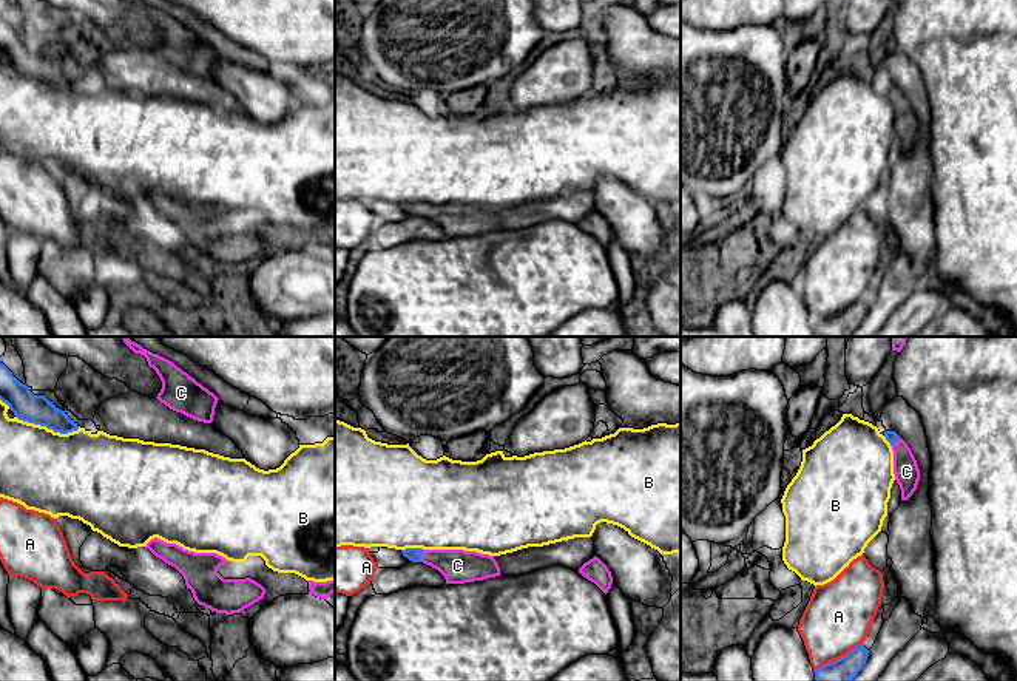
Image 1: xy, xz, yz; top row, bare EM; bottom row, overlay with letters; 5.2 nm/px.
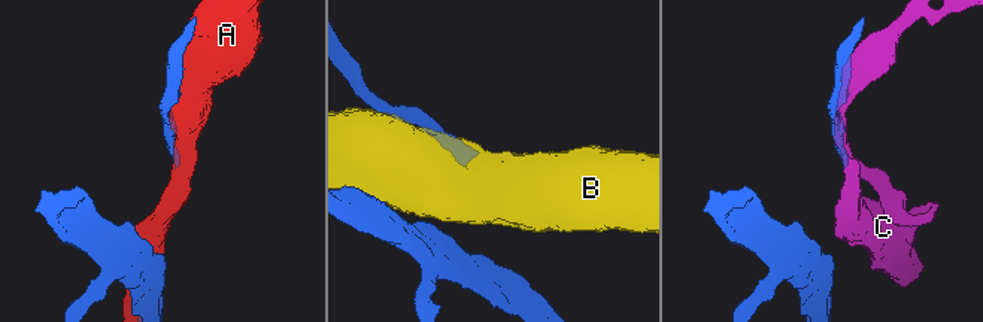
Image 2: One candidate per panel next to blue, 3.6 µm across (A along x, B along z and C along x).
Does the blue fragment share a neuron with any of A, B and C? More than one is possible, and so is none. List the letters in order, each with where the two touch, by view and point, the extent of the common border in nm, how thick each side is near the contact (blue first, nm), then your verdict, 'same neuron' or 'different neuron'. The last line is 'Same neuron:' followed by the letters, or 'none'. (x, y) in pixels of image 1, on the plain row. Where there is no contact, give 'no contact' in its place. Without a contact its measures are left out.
A: contact yz (840, 312); length 300 nm; calibres 190 and 340 nm; different neuron
B: contact xy (48, 82); length 340 nm; calibres 150 and 440 nm; different neuron
C: contact xz (420, 210); length 70 nm; calibres 70 and 180 nm; same neuron
Same neuron: C

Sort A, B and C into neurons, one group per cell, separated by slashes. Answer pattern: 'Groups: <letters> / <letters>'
Groups: A / B / C

